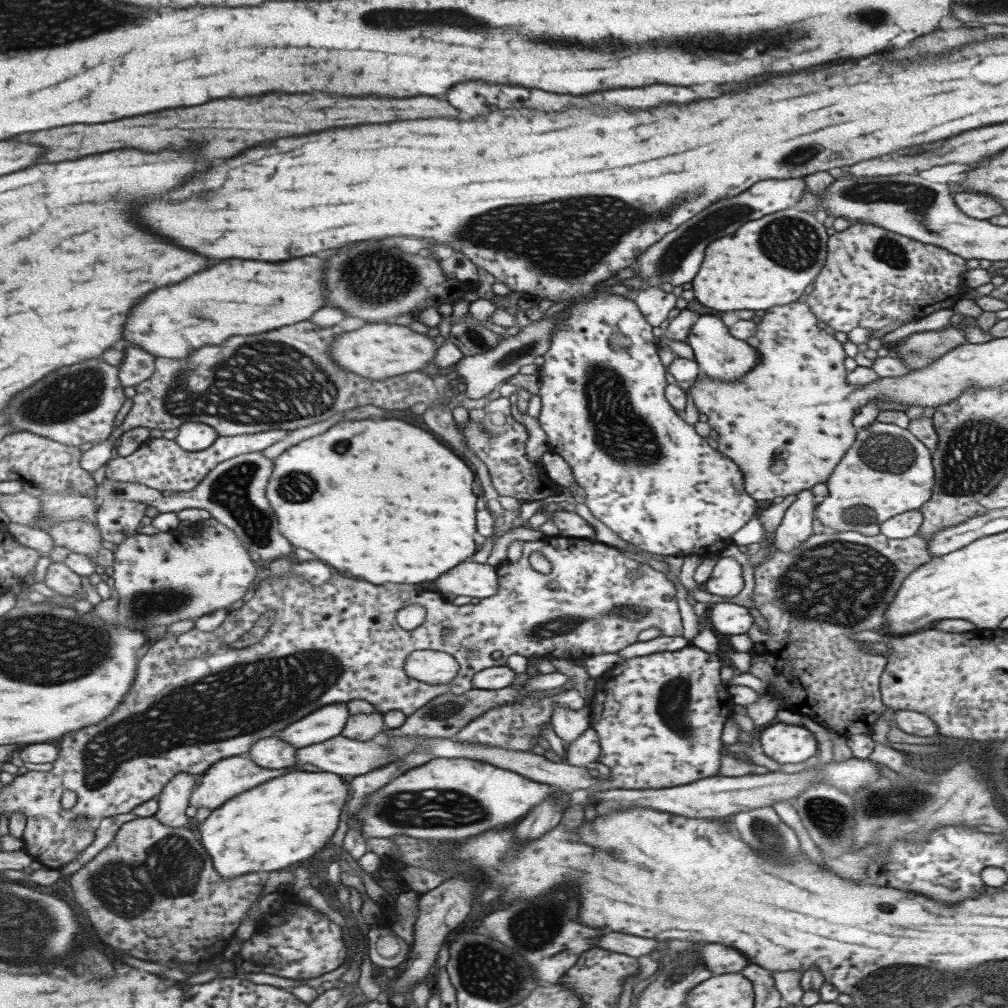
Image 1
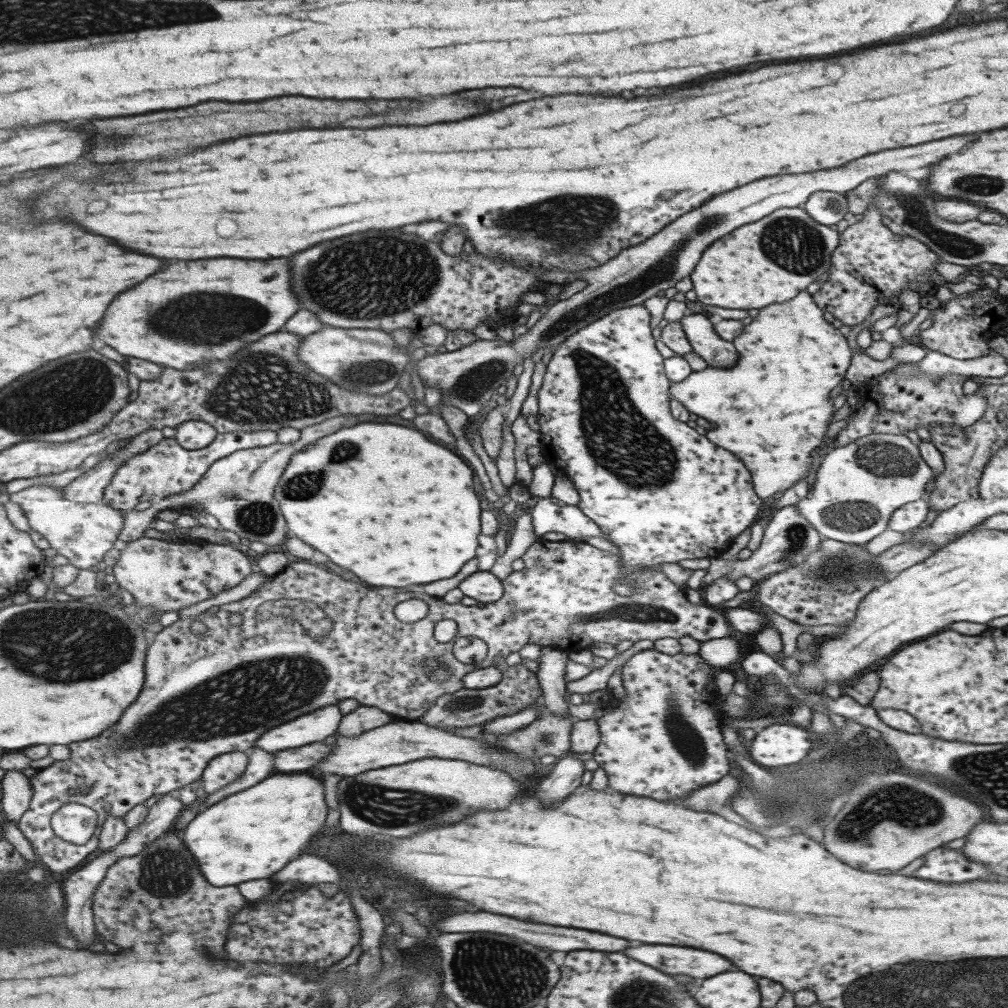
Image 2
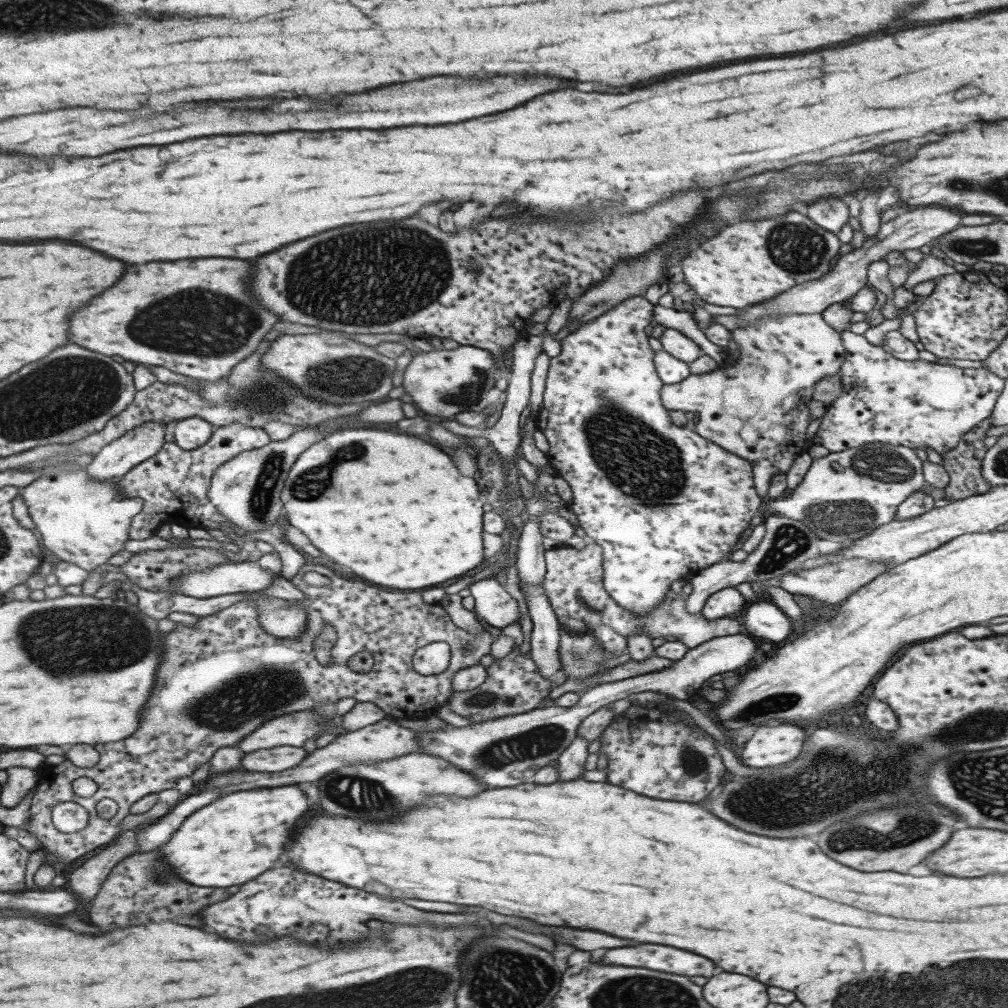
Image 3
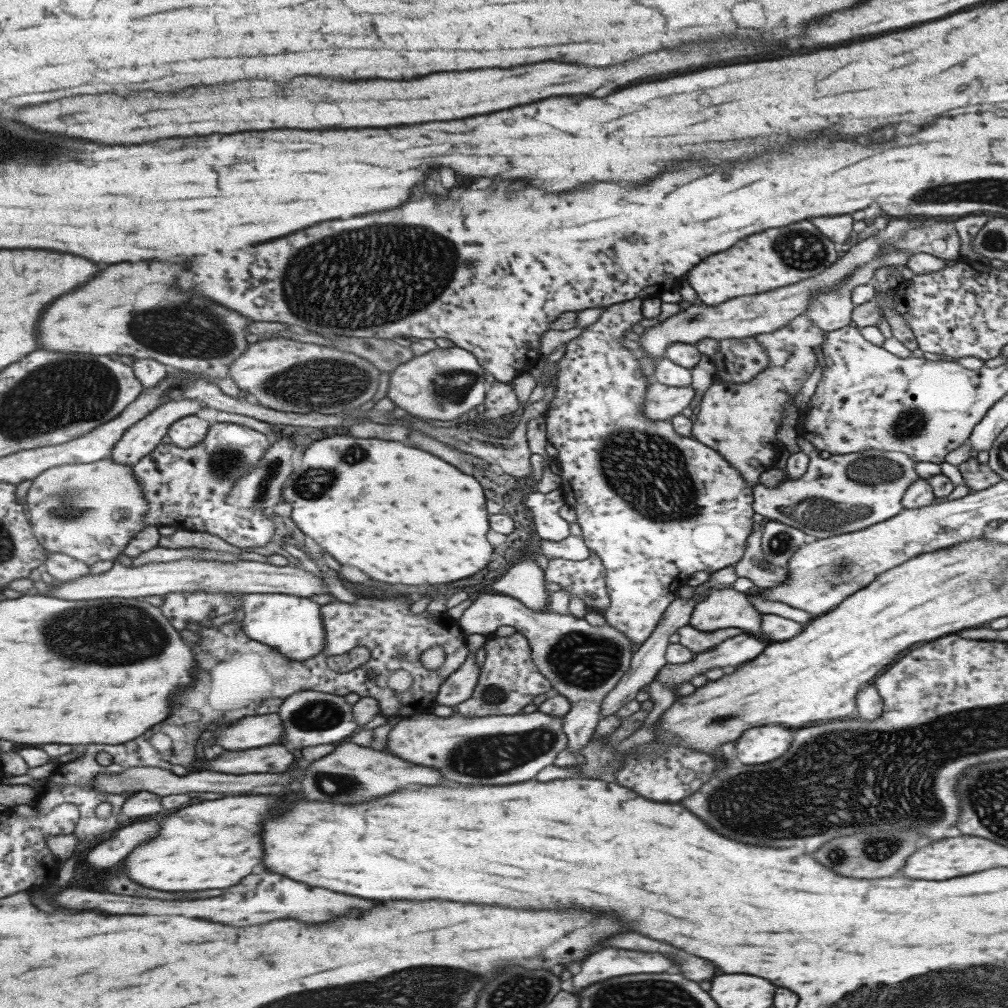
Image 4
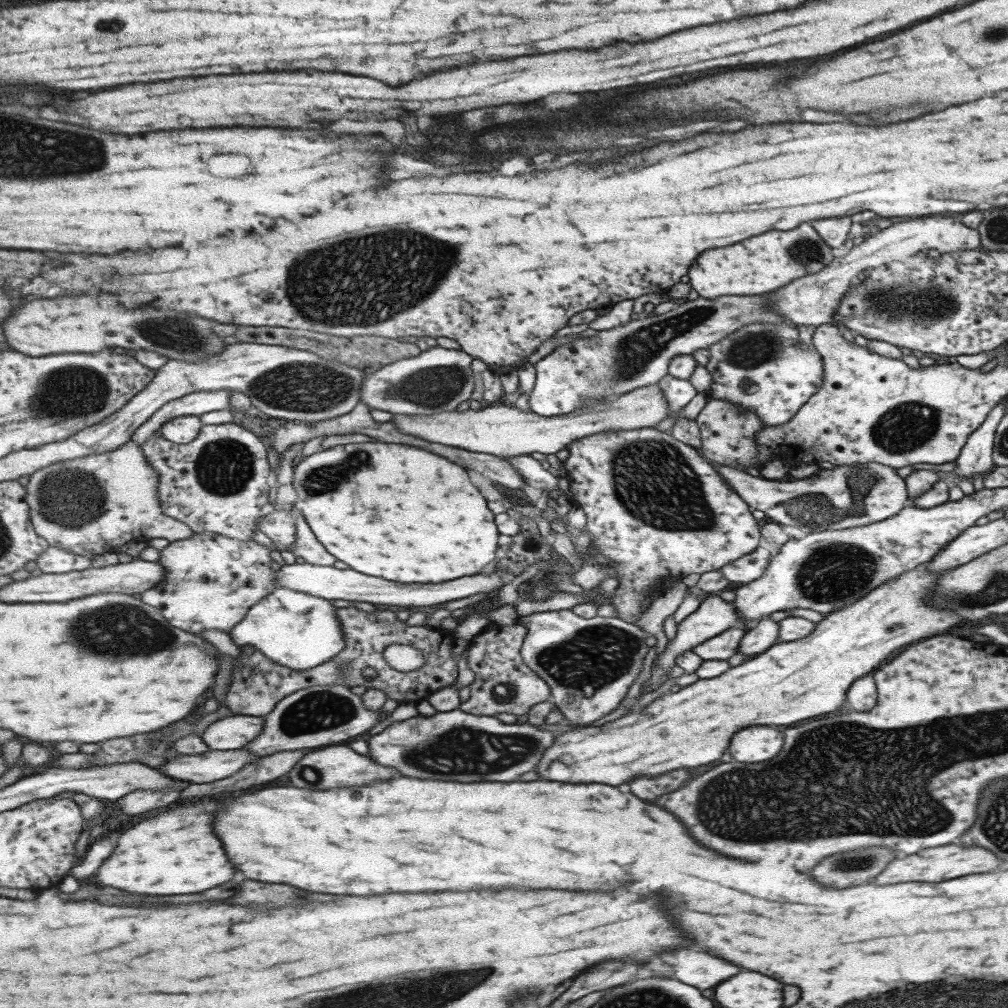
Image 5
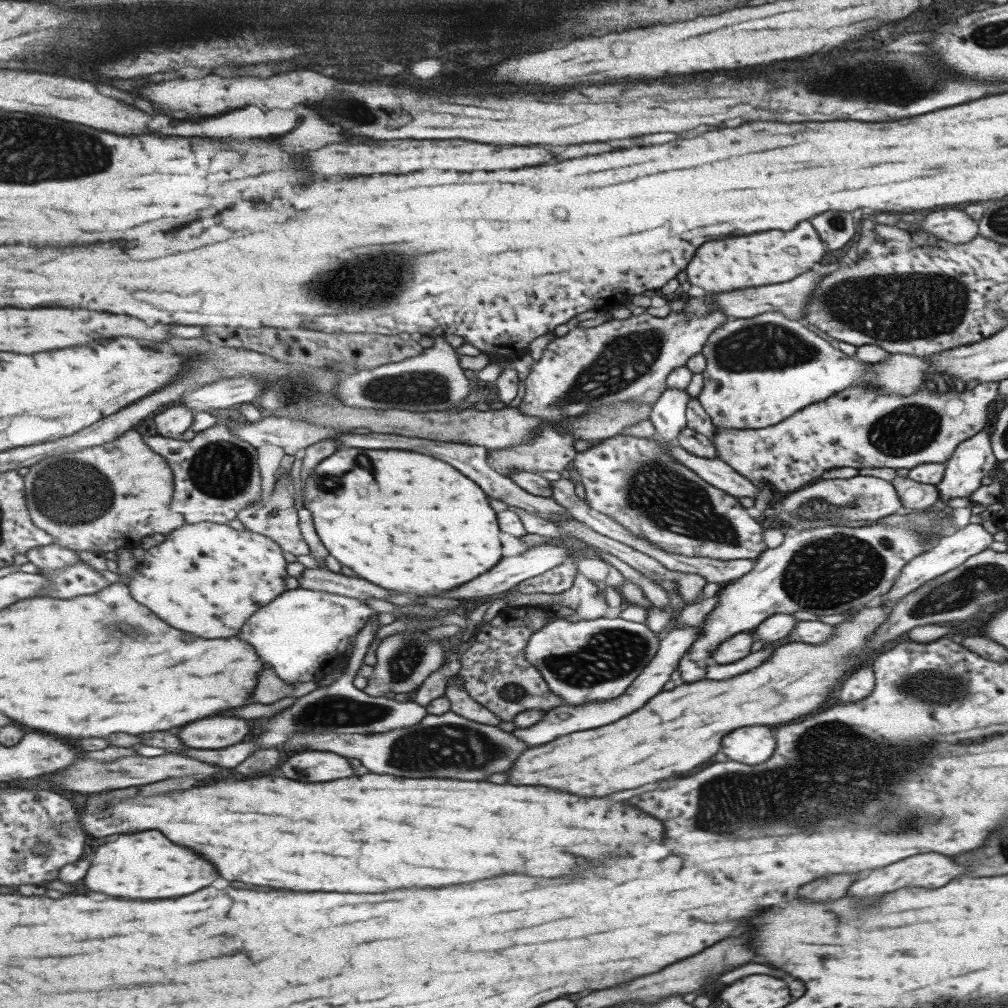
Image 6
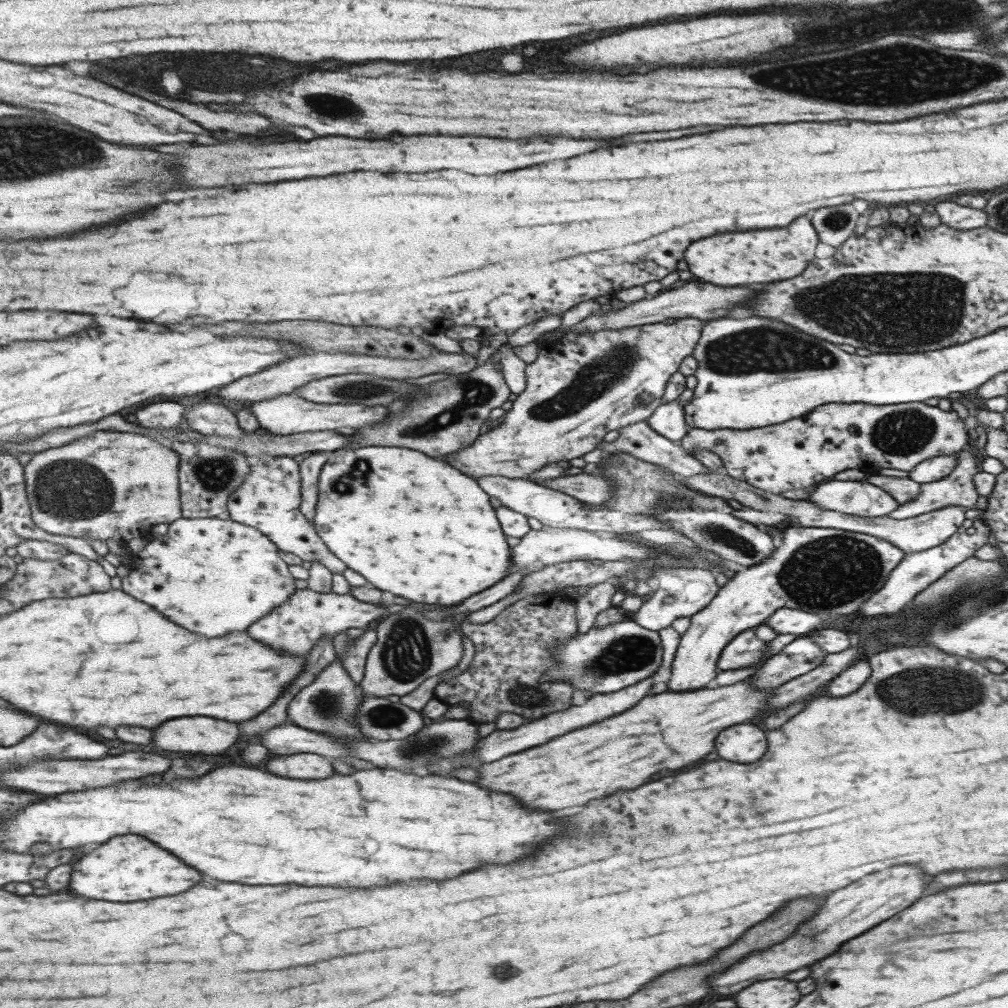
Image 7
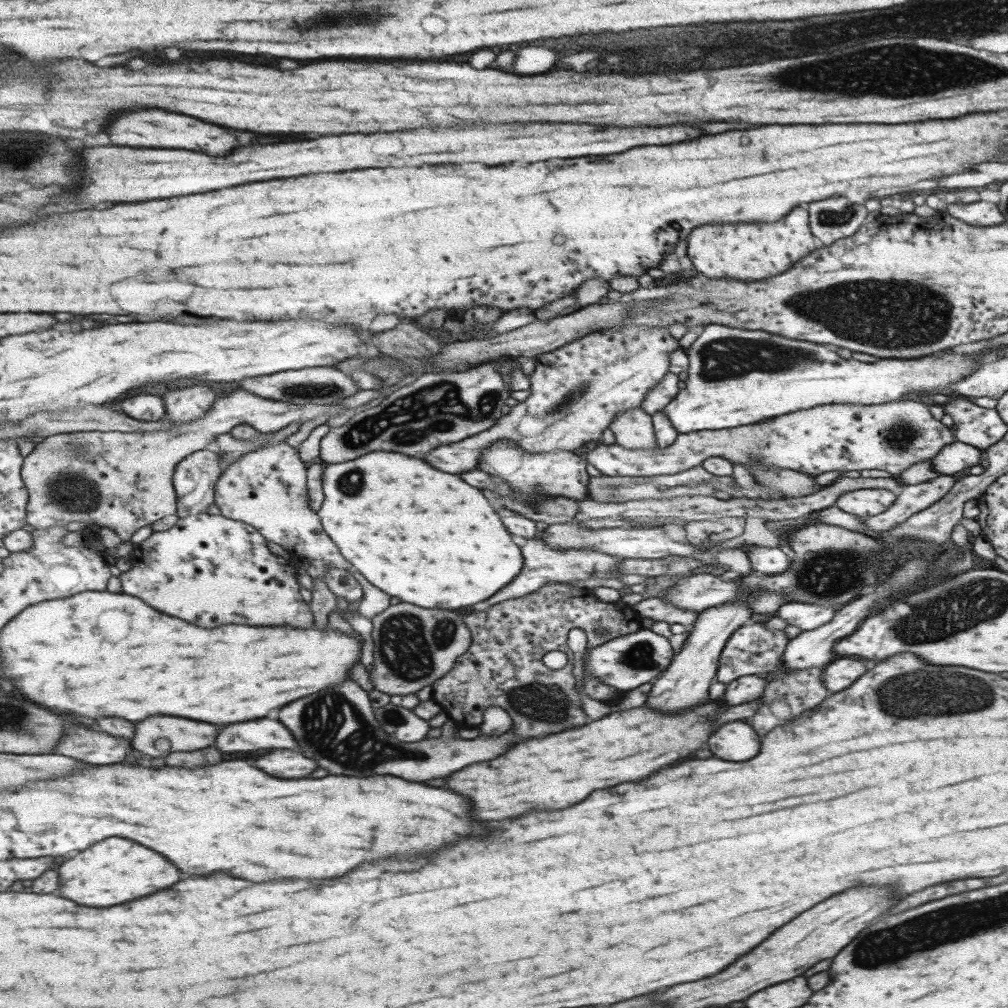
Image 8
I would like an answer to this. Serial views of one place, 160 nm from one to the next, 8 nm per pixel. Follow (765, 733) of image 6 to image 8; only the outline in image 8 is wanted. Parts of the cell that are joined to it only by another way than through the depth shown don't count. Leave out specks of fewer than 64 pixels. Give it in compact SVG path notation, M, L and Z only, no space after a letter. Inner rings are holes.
M743 722L723 724L709 736L707 746L713 756L729 762L749 760L759 752L757 734Z

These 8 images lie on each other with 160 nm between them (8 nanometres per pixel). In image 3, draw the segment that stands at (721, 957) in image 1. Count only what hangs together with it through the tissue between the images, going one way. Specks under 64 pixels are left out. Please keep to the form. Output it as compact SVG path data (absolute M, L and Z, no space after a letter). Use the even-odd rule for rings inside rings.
M637 944L625 948L611 948L607 950L599 962L603 964L617 964L617 966L637 966L649 968L679 976L713 976L715 966L711 960L697 956L693 952L685 952L671 946L659 944Z

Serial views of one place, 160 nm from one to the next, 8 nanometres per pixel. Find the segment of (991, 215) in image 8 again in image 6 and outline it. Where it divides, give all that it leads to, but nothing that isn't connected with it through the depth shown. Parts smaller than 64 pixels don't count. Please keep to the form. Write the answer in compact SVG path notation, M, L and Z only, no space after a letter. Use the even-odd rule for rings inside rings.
M937 210L924 215L918 228L926 232L926 234L933 234L935 238L950 242L953 244L965 244L977 234L978 223L971 220L961 210Z

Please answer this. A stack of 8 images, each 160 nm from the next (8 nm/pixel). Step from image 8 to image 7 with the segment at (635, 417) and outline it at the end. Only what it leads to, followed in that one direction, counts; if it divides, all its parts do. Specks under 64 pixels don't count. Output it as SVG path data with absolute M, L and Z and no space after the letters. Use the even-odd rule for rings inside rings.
M645 420L633 424L628 424L617 430L619 435L614 442L604 442L603 440L597 444L603 454L613 454L623 452L623 454L631 454L631 456L651 463L652 465L662 466L666 468L676 479L681 479L687 476L695 476L696 474L705 474L708 468L703 466L699 461L692 456L687 456L679 444L675 441L667 440L660 434L657 434L649 427Z

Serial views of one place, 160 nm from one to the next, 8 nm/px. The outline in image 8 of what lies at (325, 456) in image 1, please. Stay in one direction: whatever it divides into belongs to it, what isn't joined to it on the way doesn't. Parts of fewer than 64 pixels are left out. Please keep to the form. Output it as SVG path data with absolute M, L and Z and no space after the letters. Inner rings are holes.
M381 450L323 467L324 497L315 511L323 532L337 544L339 554L369 580L369 584L375 584L389 596L419 608L455 610L489 598L521 570L521 551L511 542L499 516L483 494L465 484L459 476L439 472L419 458Z

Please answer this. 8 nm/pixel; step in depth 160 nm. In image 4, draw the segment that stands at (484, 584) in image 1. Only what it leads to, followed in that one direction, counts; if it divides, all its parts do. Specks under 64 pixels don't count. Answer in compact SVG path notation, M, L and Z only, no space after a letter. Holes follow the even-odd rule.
M493 592L479 593L475 600L465 608L457 624L466 636L472 634L488 636L498 626L513 626L517 633L522 634L528 640L531 660L535 663L537 670L550 682L551 688L554 688L558 695L569 700L570 709L562 716L562 729L567 739L566 746L569 753L580 754L581 746L585 746L589 738L592 738L595 725L601 719L601 701L630 667L633 650L637 648L633 646L629 638L608 624L591 626L583 618L576 618L570 614L551 613L549 609L543 612L533 612L518 599Z

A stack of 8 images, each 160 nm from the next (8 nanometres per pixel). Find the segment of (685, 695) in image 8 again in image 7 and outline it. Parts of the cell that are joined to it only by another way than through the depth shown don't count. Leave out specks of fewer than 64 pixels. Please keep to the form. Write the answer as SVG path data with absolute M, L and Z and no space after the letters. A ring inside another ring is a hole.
M788 526L782 532L781 546L759 564L742 569L735 568L728 581L699 612L690 616L689 627L680 639L671 662L666 688L671 692L699 690L716 675L715 668L722 648L740 632L761 625L778 608L799 609L813 612L832 621L837 614L851 614L858 610L885 582L890 570L903 558L904 552L882 538L837 530L835 528L804 528Z

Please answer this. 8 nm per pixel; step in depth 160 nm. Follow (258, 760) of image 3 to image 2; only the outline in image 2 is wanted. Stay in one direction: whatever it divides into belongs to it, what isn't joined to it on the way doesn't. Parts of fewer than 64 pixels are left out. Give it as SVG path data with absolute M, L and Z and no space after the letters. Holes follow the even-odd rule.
M315 742L309 746L299 746L299 748L277 752L273 758L273 766L279 772L301 772L321 762L329 752L331 752L329 744Z

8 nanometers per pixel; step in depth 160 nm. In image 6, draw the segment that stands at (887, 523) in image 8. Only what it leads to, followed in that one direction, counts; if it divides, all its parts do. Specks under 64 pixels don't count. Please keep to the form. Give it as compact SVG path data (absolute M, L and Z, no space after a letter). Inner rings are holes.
M982 429L961 442L945 461L942 479L934 485L938 490L938 505L945 506L950 498L968 498L980 486L981 478L992 476L996 469L989 433Z

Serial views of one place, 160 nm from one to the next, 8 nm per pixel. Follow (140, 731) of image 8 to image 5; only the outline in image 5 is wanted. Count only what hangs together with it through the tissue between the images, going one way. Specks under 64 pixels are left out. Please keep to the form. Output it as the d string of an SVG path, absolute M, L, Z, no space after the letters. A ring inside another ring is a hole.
M231 716L213 722L201 734L201 740L211 750L235 750L259 736L263 718L257 716Z

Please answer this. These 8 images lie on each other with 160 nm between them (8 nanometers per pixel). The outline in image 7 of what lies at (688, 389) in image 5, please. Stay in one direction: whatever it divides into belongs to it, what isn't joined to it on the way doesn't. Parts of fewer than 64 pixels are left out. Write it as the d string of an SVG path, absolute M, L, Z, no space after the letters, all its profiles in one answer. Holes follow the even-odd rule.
M677 400L661 403L645 422L663 438L675 442L681 441L689 430L683 420L683 408Z

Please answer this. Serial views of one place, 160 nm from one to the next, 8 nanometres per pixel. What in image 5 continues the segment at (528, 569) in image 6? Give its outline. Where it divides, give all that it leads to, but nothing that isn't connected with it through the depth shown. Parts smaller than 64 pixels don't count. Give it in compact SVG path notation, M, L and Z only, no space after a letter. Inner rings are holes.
M308 563L285 564L274 572L275 588L288 588L295 592L310 594L317 598L325 598L327 600L349 600L351 602L369 602L379 607L395 606L433 606L433 604L441 604L441 602L449 602L449 600L459 600L459 598L467 598L467 596L475 595L475 592L495 592L511 577L507 572L501 576L501 572L491 572L487 576L463 576L457 580L447 580L447 582L439 582L439 584L397 584L397 582L389 582L389 580L381 580L381 578L371 578L371 576L363 576L359 572L353 570L337 570L331 566L319 566Z

